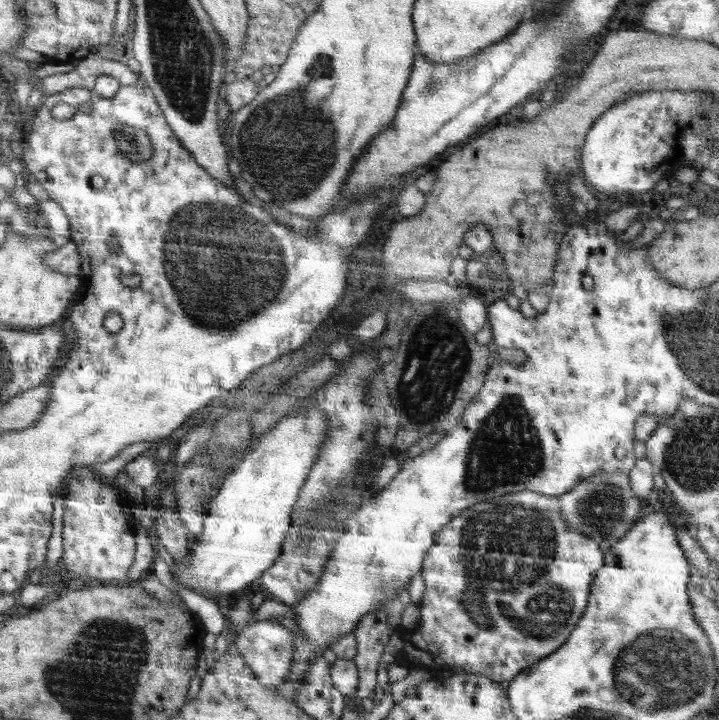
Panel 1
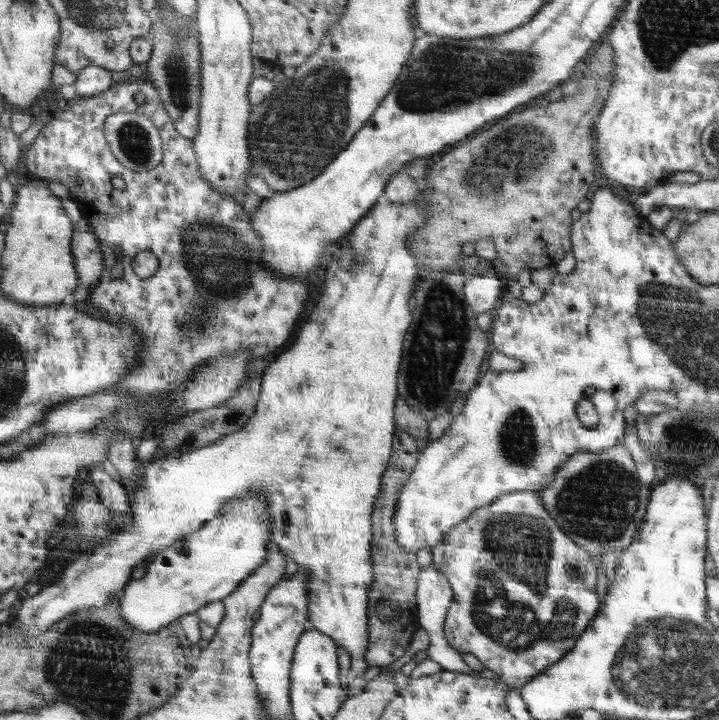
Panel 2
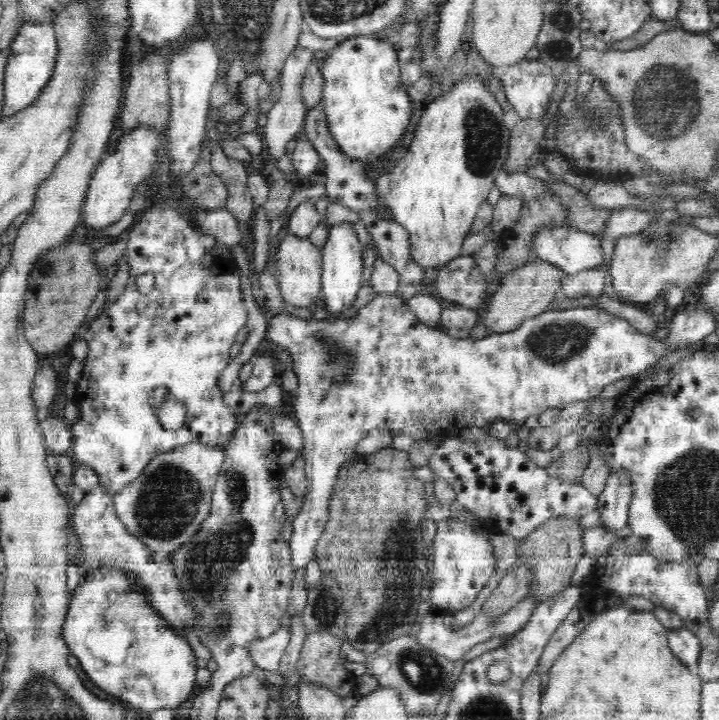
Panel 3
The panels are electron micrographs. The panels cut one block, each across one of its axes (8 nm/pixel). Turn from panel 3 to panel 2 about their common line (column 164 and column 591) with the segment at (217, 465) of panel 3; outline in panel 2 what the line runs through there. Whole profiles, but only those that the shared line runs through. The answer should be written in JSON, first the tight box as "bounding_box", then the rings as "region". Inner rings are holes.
{"bounding_box":[537,444,651,556],"region":[[[617,444],[599,454],[583,452],[571,456],[555,474],[551,484],[537,492],[543,510],[555,524],[583,550],[597,556],[625,550],[645,520],[651,502],[651,488],[643,486],[637,466],[625,444]]]}

